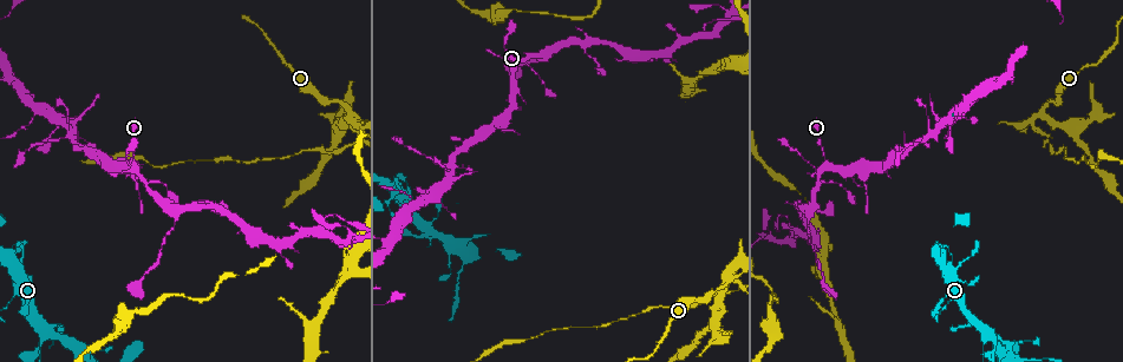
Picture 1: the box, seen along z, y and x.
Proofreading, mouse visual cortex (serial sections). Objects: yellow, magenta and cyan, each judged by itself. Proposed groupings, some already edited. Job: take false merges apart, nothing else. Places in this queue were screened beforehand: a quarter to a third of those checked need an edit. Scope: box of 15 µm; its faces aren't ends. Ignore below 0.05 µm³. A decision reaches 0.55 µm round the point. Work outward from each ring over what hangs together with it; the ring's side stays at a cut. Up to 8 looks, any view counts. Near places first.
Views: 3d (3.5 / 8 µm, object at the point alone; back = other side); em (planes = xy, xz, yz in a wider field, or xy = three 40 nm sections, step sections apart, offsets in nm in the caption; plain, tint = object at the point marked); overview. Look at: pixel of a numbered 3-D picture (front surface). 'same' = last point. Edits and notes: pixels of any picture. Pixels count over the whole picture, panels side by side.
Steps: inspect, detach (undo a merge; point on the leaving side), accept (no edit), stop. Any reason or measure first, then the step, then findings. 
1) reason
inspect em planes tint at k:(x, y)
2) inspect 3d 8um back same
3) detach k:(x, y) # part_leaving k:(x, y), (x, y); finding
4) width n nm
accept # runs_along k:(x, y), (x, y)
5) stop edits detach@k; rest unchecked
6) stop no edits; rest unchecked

abrupt turn
inspect 3d 8um at 1:(724, 283)

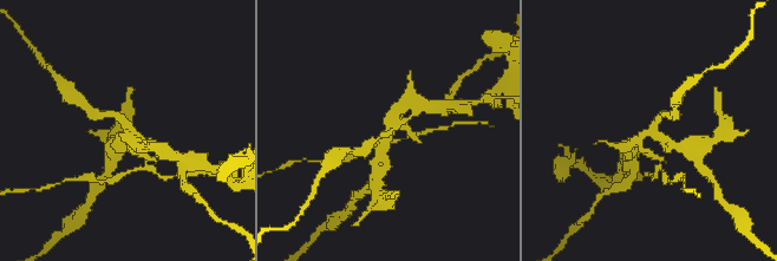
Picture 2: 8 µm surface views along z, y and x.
arms 3; arm_widths 200, 300, 300 nm; now the EM
inspect em planes tint at 2:(390, 132)

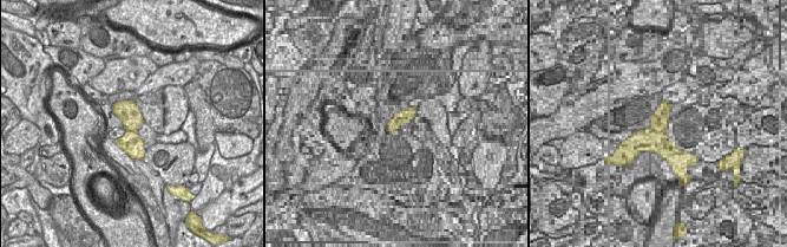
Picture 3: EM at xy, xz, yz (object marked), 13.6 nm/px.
width 300 nm
detach 2:(439, 105) # part_leaving 2:(654, 129), (671, 144), (693, 145); a second cell is stuck on

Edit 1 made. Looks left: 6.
redraw
inspect overview

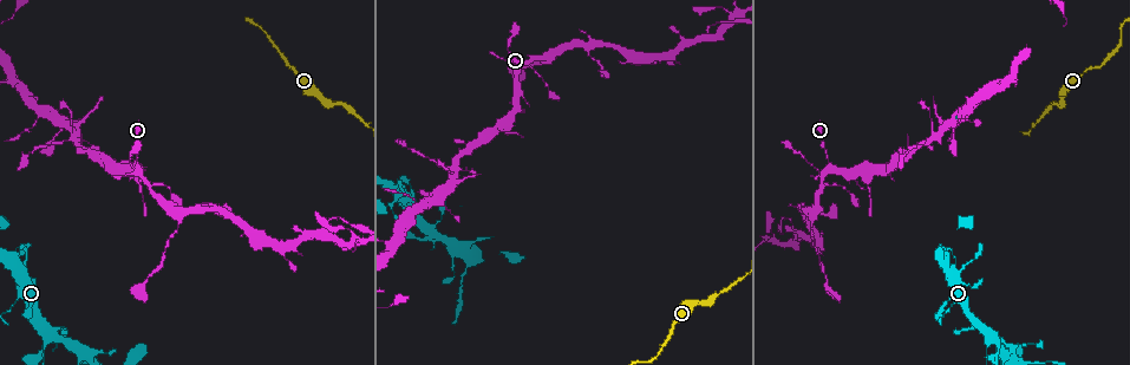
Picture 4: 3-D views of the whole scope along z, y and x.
three-way junction
inspect 3d 3.5um at 4:(829, 167)

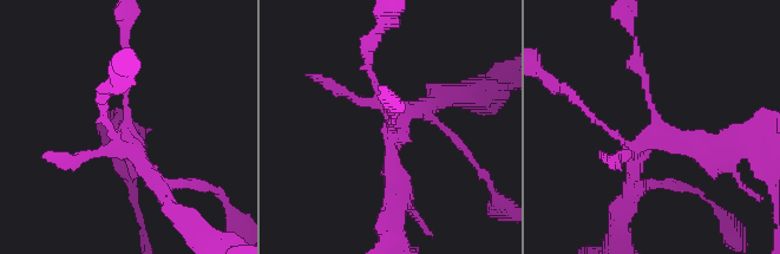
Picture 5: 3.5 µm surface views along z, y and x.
shape alone is not enough
inspect em xy step 5 tint at 5:(659, 135)

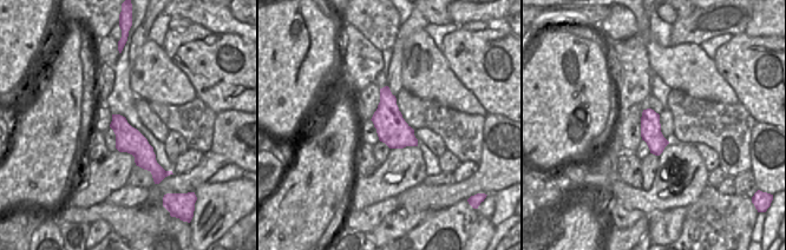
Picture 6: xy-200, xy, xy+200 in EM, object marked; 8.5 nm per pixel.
another direction
inspect em planes tint same

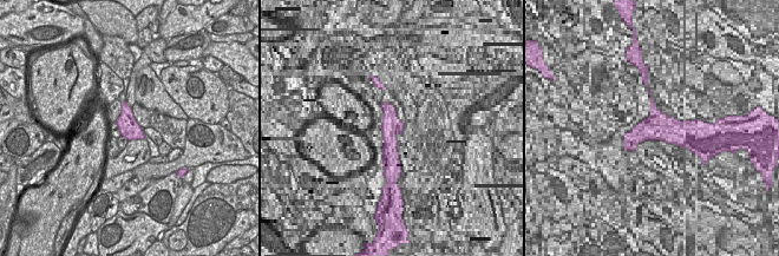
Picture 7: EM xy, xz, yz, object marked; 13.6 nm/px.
accept # runs_along 5:(636, 58), (657, 135), (733, 145); all the same cell

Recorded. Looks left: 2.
a fork
inspect 3d 3.5um at 4:(77, 141)

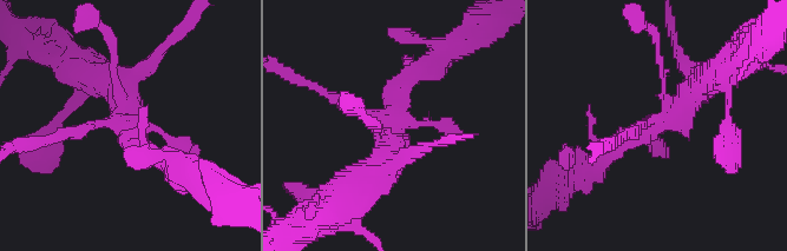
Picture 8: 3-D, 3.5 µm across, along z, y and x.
inspect em xy step 2 tint at 8:(392, 113)

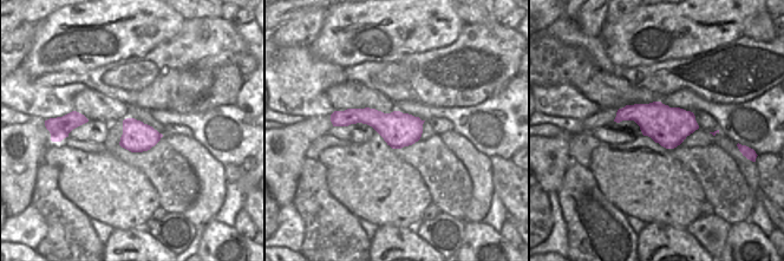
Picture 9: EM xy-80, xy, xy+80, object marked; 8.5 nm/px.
accept # runs_along 8:(596, 163), (701, 83); one cell here

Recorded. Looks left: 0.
stop edits detach@2; rest unchecked

